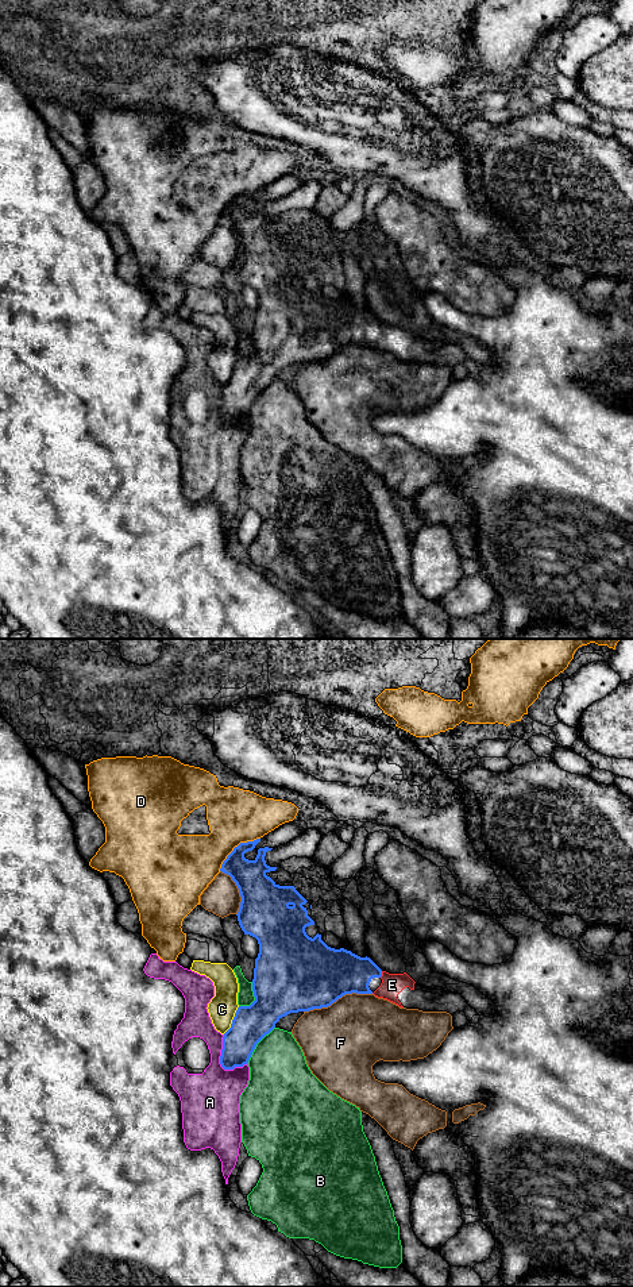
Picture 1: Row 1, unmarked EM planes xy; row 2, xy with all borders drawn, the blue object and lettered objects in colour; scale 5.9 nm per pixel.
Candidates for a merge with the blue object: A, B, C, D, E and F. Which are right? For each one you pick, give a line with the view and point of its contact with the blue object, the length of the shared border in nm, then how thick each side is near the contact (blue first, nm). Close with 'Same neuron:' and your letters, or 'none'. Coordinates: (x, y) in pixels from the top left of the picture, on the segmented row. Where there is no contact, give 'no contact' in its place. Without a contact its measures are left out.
E: meets blue in xy at (381, 974); contact 40 nm long; 280 nm thick on the blue side, 130 nm on the other
Same neuron: E

